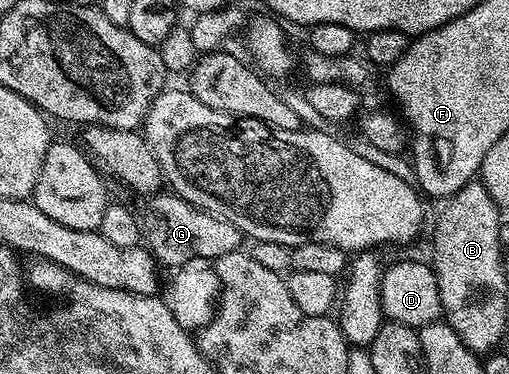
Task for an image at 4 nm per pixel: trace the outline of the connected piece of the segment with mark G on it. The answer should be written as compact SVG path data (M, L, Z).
M162 191L150 201L153 202L149 205L149 213L142 212L139 220L143 230L143 245L152 253L158 266L178 267L196 257L205 257L213 263L217 258L242 248L243 234L227 219L187 203L187 199L178 197L172 191Z

